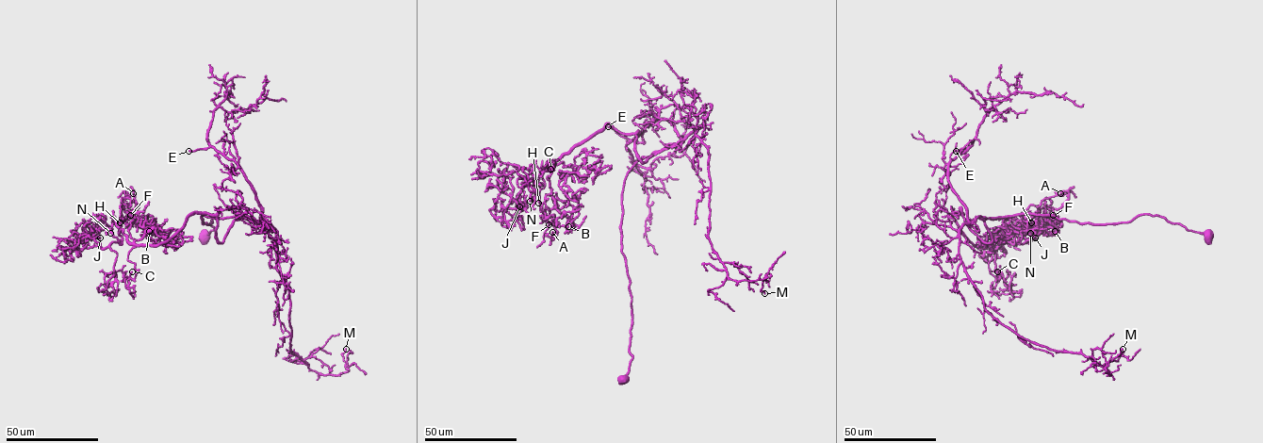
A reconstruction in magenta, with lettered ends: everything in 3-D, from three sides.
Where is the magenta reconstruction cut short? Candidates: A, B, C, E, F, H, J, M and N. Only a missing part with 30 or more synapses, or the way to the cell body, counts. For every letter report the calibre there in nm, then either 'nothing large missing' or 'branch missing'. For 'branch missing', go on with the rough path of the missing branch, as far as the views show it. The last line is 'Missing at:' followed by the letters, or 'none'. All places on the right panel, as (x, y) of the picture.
A: calibre 320 nm; nothing large missing
B: calibre 280 nm; nothing large missing
C: calibre 240 nm; nothing large missing
E: calibre 190 nm; branch missing; course (956, 151), (952, 137), (955, 126), (945, 124)
F: calibre 200 nm; nothing large missing
H: calibre 300 nm; branch missing; course (1031, 222), (1041, 220), (1068, 192), (1066, 174), (1054, 158)
J: calibre 280 nm; nothing large missing
M: calibre 150 nm; nothing large missing
N: calibre 150 nm; nothing large missing
Missing at: E, H

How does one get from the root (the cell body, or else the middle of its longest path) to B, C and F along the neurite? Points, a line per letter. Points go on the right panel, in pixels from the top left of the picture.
B: (1208, 235), (1147, 214), (1020, 214), (979, 216), (986, 243), (953, 216), (974, 245), (1047, 215), (1055, 231)
C: (1208, 235), (1147, 214), (1090, 223), (1020, 214), (979, 216), (986, 243), (956, 213), (997, 271)
F: (1208, 235), (1147, 214), (1020, 214), (979, 216), (986, 243), (953, 217), (989, 245), (1053, 215)

